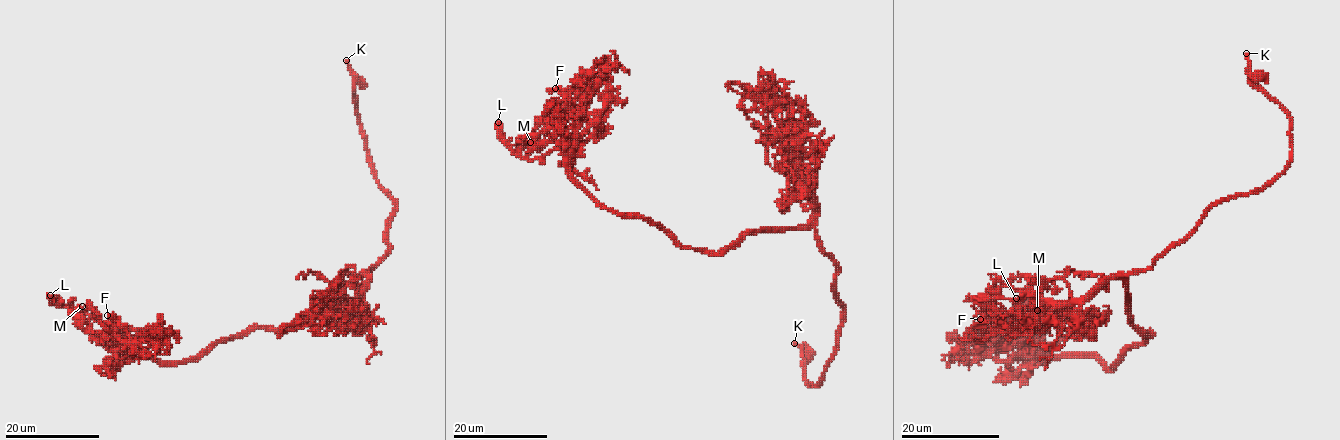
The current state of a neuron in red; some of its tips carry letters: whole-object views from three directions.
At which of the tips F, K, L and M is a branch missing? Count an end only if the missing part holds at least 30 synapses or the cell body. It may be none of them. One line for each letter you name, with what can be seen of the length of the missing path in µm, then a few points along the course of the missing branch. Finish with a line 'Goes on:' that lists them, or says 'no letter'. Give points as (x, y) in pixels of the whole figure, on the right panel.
K: Missing length about 20 µm
Goes on: K

